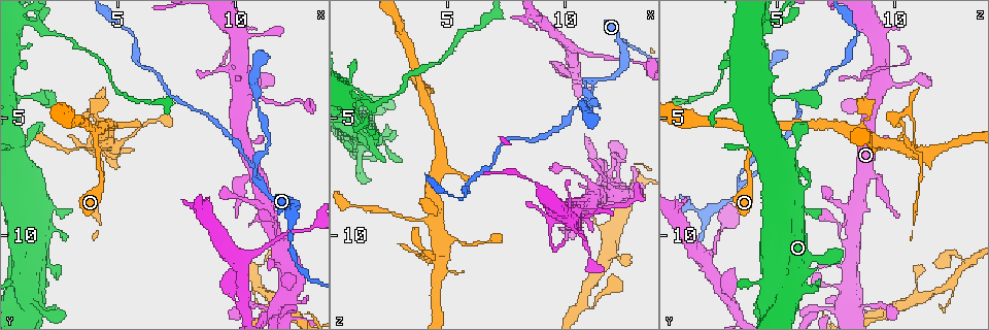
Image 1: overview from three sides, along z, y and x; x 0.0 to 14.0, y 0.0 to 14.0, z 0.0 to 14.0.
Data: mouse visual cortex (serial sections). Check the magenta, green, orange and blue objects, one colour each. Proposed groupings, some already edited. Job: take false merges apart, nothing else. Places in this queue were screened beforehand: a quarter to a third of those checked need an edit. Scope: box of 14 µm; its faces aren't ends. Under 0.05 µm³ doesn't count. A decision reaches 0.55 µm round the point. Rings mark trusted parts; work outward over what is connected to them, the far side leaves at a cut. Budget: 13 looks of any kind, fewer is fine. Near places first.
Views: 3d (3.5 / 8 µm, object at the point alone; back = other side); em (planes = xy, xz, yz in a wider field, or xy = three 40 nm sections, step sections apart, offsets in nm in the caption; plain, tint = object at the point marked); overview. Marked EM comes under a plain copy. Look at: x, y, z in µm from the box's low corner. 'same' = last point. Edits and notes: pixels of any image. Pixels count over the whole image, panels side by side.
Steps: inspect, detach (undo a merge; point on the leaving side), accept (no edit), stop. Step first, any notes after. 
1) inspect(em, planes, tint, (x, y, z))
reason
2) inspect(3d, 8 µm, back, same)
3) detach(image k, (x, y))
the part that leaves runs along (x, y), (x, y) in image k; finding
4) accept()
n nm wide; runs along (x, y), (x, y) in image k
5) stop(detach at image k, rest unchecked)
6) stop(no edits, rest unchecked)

inspect(3d, 8 µm, (4.0, 5.7, 4.0))

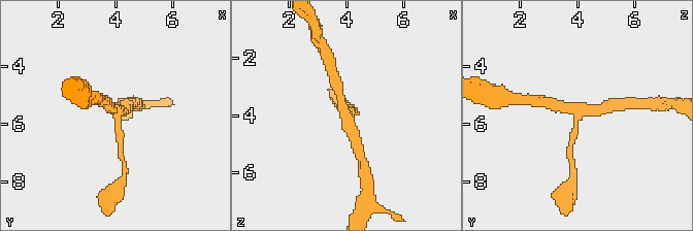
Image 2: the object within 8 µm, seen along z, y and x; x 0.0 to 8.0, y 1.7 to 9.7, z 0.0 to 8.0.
inspect(3d, 3.5 µm, (4.2, 5.6, 4.1))
closer look

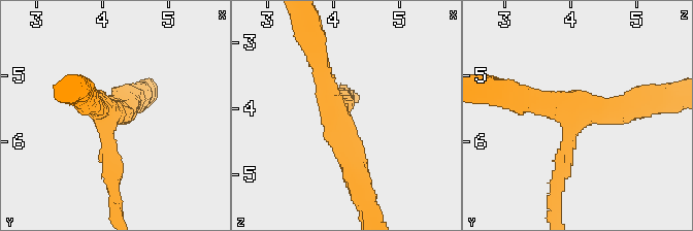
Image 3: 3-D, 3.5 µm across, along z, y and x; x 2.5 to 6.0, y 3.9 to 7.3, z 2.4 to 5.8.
inspect(em, xy, step 5, tint, (4.10, 5.65, 4.10))
3 arms; arms of 200, 300, 350 nm

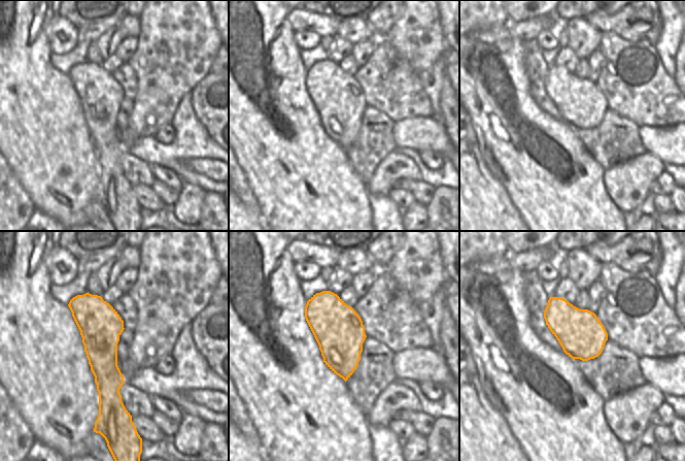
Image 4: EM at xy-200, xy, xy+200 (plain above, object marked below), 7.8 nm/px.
accept()
380 nm wide; runs along (559, 185), (585, 111), (635, 108) in image 3; one cell here

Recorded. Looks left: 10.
inspect(3d, 3.5 µm, (1.7, 1.2, 4.5))
three arms meet

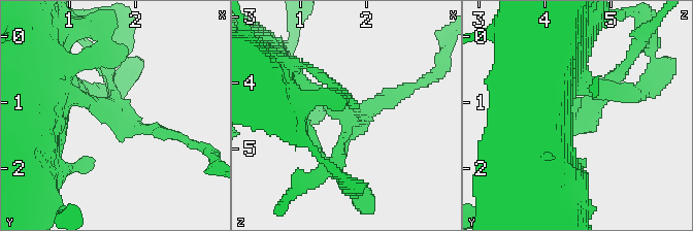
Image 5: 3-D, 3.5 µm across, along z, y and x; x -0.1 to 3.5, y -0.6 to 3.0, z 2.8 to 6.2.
inspect(em, planes, tint, (1.80, 1.25, 4.50))
3 arms; arms of 200, 200, 200 nm

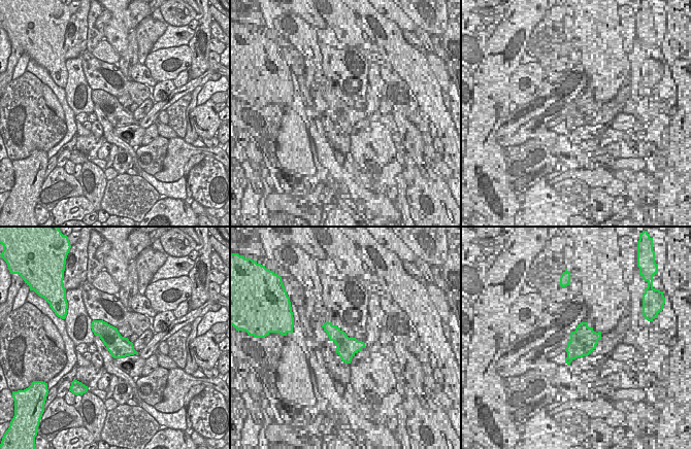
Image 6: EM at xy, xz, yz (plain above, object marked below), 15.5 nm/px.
detach(image 5, (388, 105))
two cells meet here

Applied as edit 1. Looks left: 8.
inspect(3d, 3.5 µm, (11.3, 7.9, 3.5))
three arms meet

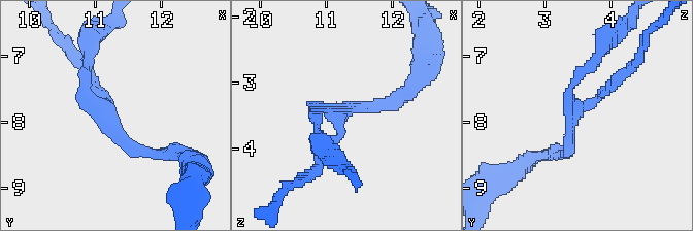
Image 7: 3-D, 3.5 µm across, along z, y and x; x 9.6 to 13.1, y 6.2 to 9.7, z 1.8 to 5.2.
inspect(em, xy, step 1, tint, (11.25, 7.90, 3.55))
3 arms; arms of 150, 150, 200 nm

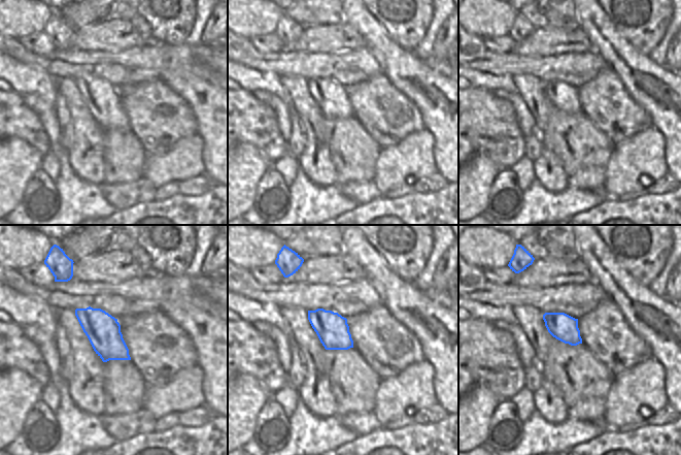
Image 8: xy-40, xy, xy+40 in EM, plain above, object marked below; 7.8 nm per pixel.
detach(image 7, (620, 73))
a second cell is stuck on

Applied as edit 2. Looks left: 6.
inspect(3d, 3.5 µm, (12.3, 10.2, 1.8))
a narrow waist

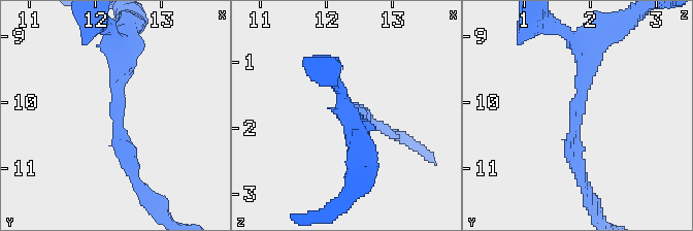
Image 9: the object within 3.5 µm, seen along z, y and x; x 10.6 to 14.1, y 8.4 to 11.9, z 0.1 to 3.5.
inspect(em, planes, tint, (12.35, 10.20, 1.80))
arms of 200, 300 nm; need the tissue

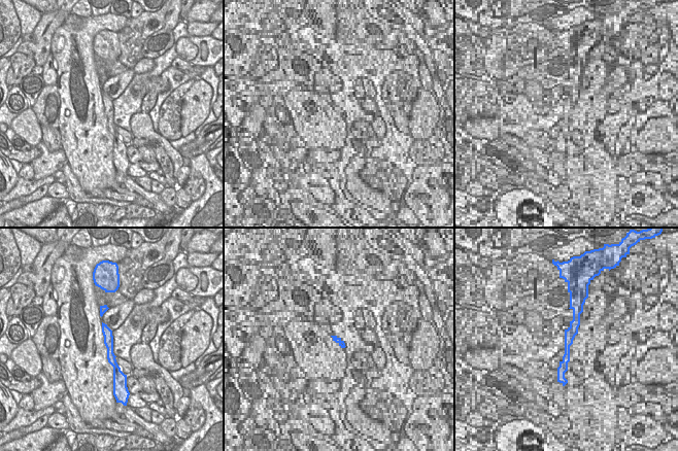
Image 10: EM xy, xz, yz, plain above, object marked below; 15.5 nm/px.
inspect(em, xy, step 3, tint, same)
another direction

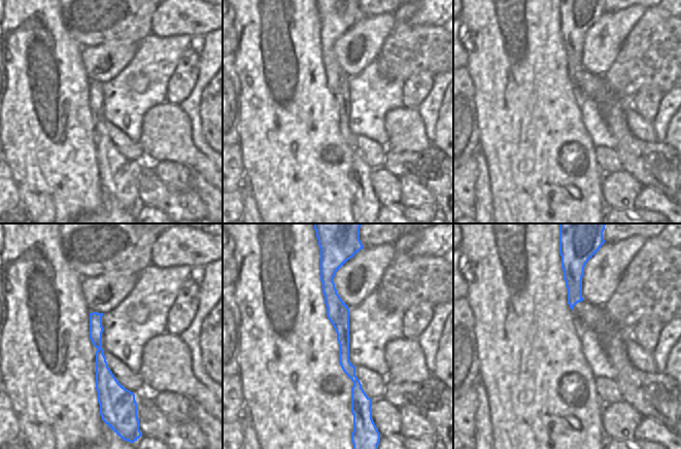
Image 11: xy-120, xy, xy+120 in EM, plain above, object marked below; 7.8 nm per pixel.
accept()
runs along (119, 48), (119, 140), (135, 178) in image 9; one cell here

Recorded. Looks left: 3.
inspect(3d, 8 µm, (11.8, 13.1, 7.7))
narrows sharply

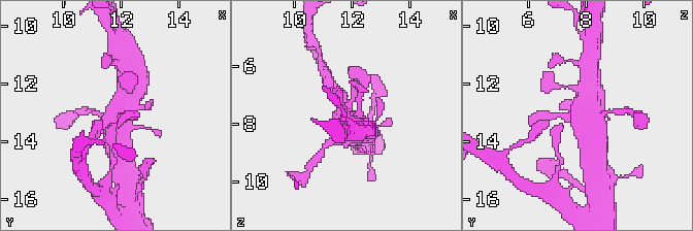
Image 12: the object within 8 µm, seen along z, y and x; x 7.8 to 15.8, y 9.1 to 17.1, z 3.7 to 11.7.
inspect(em, planes, tint, (11.8, 13.1, 7.8))
now the EM

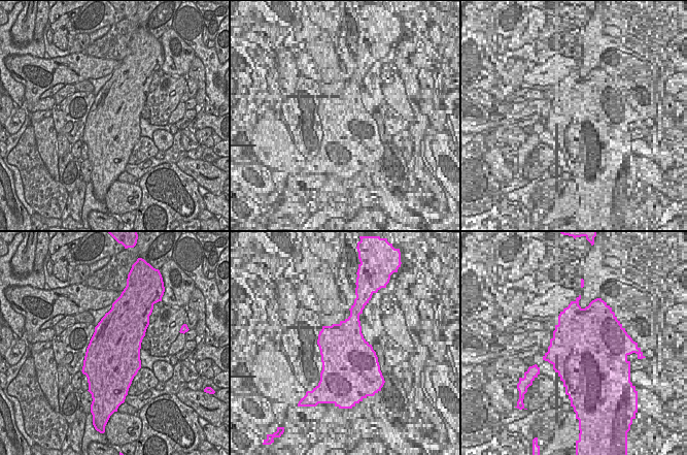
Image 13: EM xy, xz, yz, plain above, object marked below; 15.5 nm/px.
accept()
runs along (131, 86), (113, 118), (116, 138) in image 12; one cell here

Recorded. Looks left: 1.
stop(detach at image 5, detach at image 7, rest unchecked)

